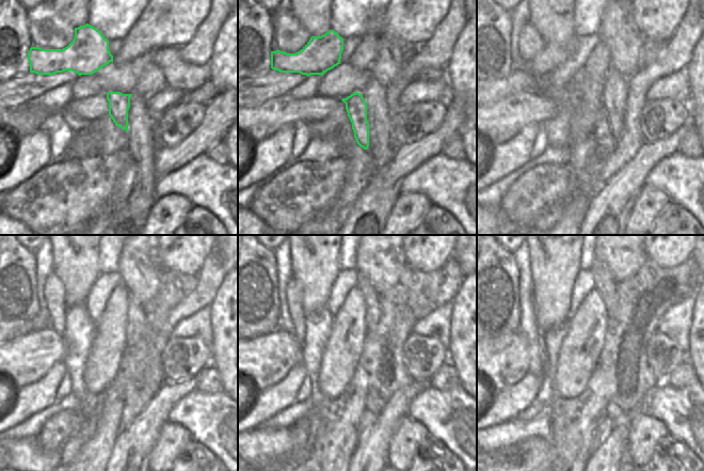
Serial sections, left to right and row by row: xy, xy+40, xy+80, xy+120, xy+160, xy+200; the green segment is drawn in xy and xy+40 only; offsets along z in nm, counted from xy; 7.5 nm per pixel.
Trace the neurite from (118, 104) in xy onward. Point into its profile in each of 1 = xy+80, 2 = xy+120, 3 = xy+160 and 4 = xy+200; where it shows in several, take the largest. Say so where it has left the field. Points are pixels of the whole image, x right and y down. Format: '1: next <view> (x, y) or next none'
1: next xy+80 (602, 134)
2: next xy+120 (131, 389)
3: next xy+160 (373, 403)
4: next xy+200 (618, 417)

